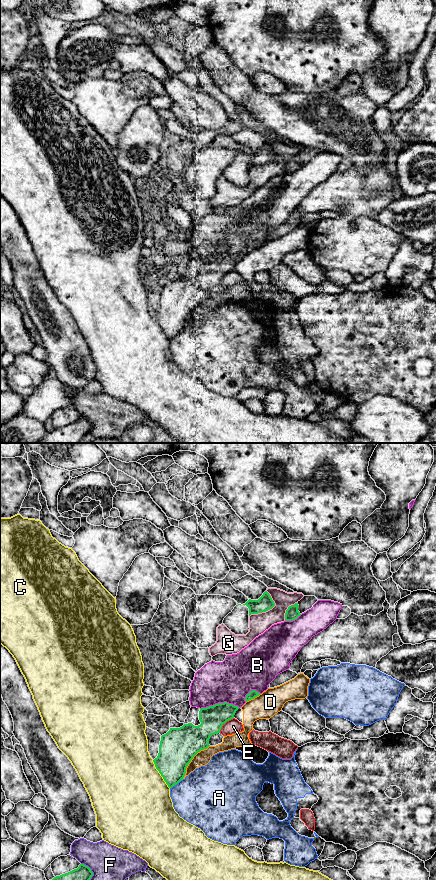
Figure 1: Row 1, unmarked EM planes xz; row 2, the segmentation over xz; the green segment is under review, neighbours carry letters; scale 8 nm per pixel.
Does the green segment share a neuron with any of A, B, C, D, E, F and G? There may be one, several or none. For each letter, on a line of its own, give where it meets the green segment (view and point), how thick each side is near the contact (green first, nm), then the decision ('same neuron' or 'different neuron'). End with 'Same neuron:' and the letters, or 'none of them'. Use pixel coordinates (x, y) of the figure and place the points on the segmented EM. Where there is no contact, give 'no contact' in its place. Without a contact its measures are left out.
A: meets green in xz at (176, 783); 280 nm thick on the green side, 440 nm on the other; different neuron
B: meets green in xz at (219, 703); 200 nm thick on the green side, 340 nm on the other; different neuron
C: meets green in xz at (160, 773); 300 nm thick on the green side, 500 nm on the other; different neuron
D: meets green in xz at (191, 759); 300 nm thick on the green side, 120 nm on the other; different neuron
E: meets green in xz at (224, 723); 200 nm thick on the green side, 120 nm on the other; different neuron
F: meets green in xz at (90, 870); 120 nm thick on the green side, 280 nm on the other; different neuron
G: meets green in xz at (269, 609); 120 nm thick on the green side, 160 nm on the other; different neuron
Same neuron: none of them

